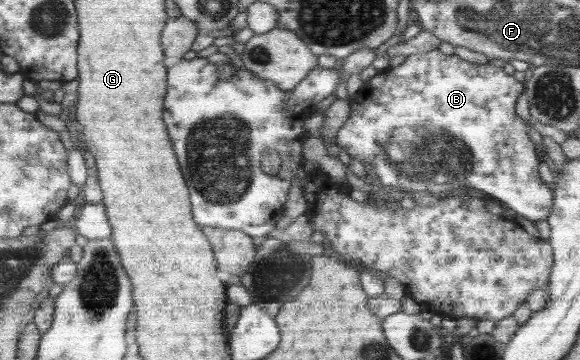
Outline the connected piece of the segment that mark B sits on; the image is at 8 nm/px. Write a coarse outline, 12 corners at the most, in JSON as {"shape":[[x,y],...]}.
{"shape":[[438,48],[350,97],[382,186],[553,210],[522,82]]}

